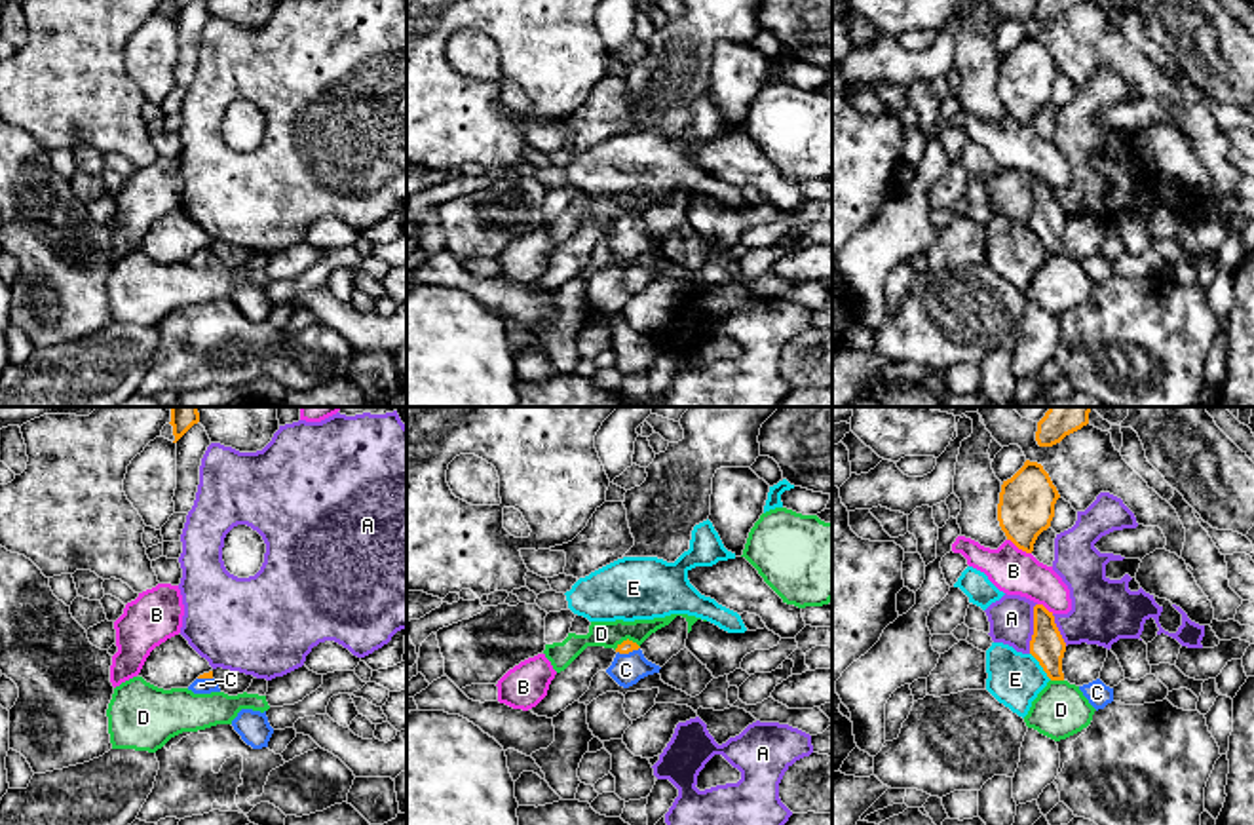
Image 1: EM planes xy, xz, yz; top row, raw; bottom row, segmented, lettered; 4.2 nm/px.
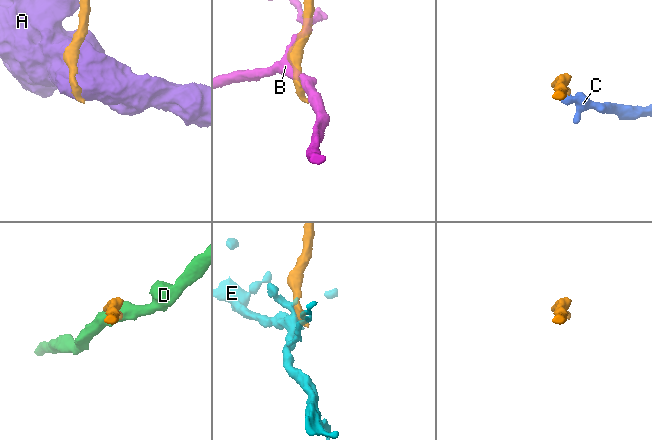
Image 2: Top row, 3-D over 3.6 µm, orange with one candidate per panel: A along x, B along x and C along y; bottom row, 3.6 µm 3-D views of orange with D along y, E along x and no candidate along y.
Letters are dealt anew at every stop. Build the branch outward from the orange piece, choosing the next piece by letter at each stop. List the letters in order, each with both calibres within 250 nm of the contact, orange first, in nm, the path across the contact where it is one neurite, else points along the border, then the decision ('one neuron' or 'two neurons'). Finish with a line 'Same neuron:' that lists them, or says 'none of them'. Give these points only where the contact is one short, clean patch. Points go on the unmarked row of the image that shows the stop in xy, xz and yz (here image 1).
A: 150/190 nm | along yz (1036, 177), (1028, 227) | two neurons
B: 240/190 nm | two neurons
C: 60/140 nm | across xz (626, 221), (627, 227), (626, 244) | one neuron
D: 60/110 nm | along xz (639, 219), (624, 213), (614, 223) | two neurons
E: 150/240 nm | along yz (1030, 227), (1051, 253) | two neurons
Same neuron: C

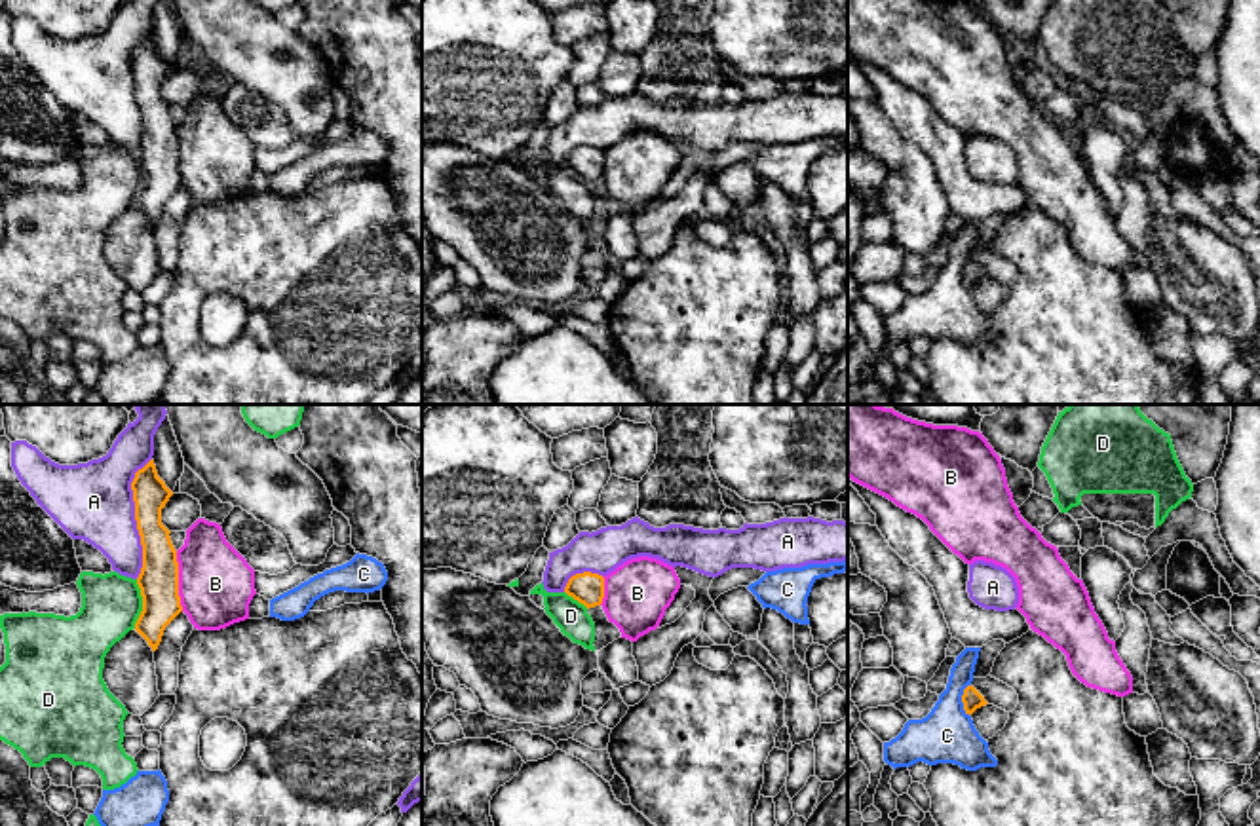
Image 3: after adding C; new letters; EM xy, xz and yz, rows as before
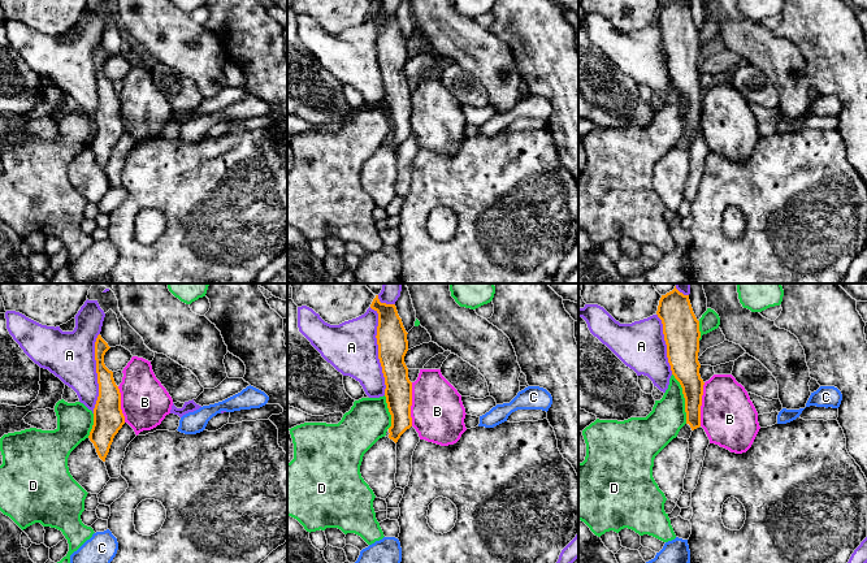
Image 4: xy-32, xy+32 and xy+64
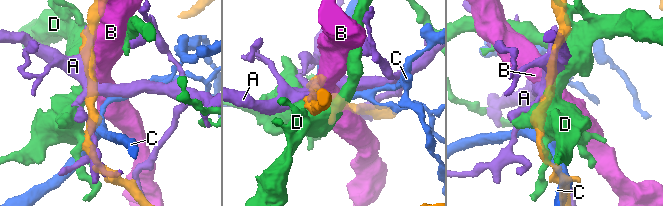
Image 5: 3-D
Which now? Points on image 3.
A: 160/340 nm | two neurons
B: 170/320 nm | along xy (175, 126), (177, 169), (183, 185) | two neurons
C: 90/240 nm | two neurons
D: 170/260 nm | two neurons
Same neuron: none of them

